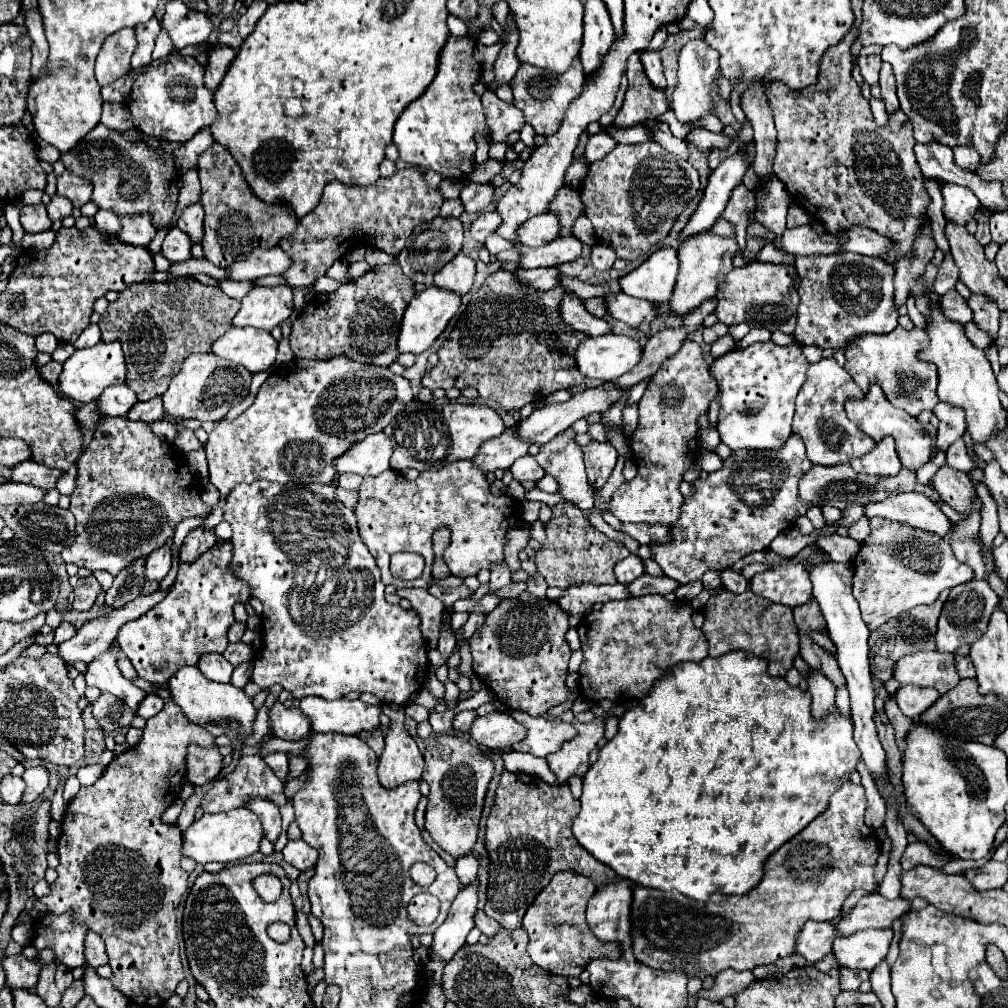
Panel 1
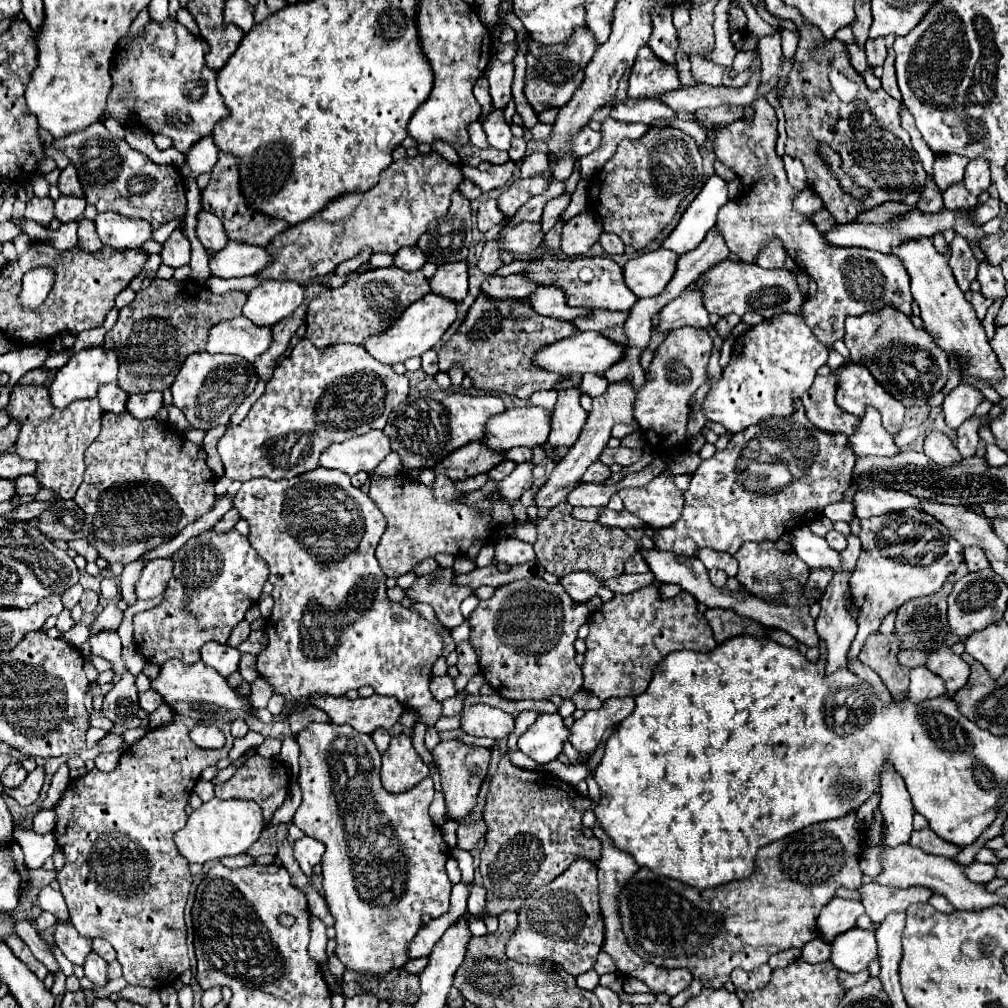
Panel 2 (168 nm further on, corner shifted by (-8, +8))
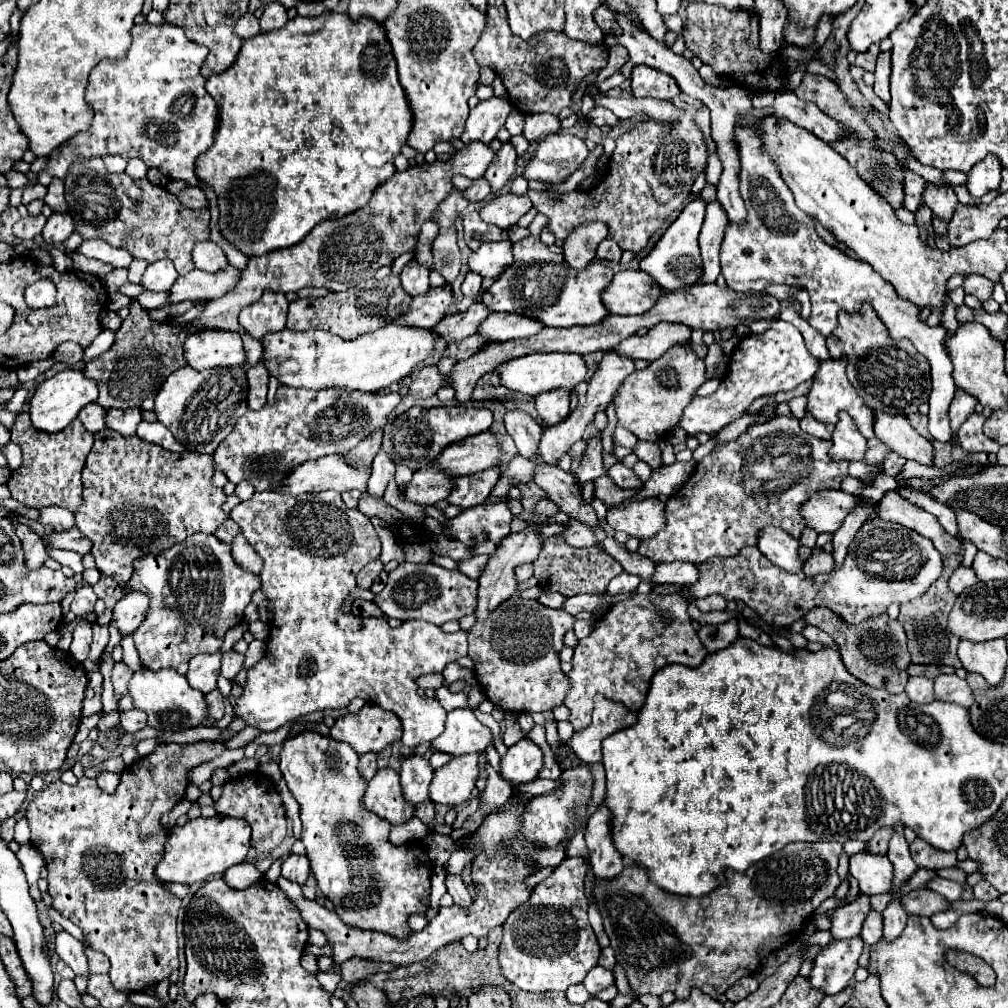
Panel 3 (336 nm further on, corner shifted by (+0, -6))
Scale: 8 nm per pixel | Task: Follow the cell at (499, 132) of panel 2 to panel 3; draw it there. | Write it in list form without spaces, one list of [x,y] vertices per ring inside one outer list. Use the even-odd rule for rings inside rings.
[[[471,142],[451,156],[449,162],[433,162],[411,166],[405,172],[395,172],[391,180],[383,182],[371,202],[365,208],[359,208],[343,218],[323,220],[317,224],[299,244],[267,252],[263,256],[253,256],[247,262],[247,268],[241,274],[239,284],[221,298],[209,300],[205,312],[193,320],[193,324],[203,330],[237,330],[243,336],[247,350],[247,364],[253,366],[263,354],[259,340],[253,340],[239,326],[239,312],[257,302],[265,290],[271,292],[299,292],[301,288],[329,288],[331,292],[343,292],[351,286],[357,286],[363,280],[369,280],[377,268],[391,266],[395,258],[409,252],[417,244],[421,224],[433,220],[439,202],[451,194],[453,174],[463,174],[471,178],[481,178],[495,158],[495,150],[483,142]]]

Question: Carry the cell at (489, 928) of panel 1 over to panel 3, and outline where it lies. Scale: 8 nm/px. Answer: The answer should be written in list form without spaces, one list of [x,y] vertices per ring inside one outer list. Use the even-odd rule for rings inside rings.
[[[447,876],[445,884],[447,884],[447,892],[453,896],[453,900],[455,900],[457,906],[461,906],[461,908],[471,906],[473,900],[471,900],[471,896],[469,896],[469,892],[467,892],[461,876]]]

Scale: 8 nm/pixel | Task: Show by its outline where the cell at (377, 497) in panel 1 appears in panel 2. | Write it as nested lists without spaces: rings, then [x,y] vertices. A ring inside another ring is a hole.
[[[405,474],[371,480],[369,496],[387,518],[387,530],[375,548],[375,558],[387,578],[407,574],[417,562],[439,552],[461,556],[469,550],[471,542],[489,536],[487,526],[491,514],[479,514],[475,508],[457,502],[459,492],[455,490],[455,482],[447,480],[447,476],[435,476],[433,488],[427,488]]]

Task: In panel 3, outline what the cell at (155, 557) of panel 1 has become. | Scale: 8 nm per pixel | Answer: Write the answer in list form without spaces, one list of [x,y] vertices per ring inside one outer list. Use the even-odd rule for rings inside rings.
[[[125,594],[113,608],[113,622],[117,624],[121,634],[133,634],[133,630],[143,622],[147,616],[149,598],[147,594]]]

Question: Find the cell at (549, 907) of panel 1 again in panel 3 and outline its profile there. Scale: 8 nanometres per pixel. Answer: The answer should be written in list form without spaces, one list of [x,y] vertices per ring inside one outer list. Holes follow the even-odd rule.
[[[565,858],[547,880],[535,886],[531,898],[505,920],[499,964],[503,976],[521,990],[565,992],[569,986],[581,984],[587,972],[597,966],[601,948],[587,922],[589,900],[585,896],[585,874],[583,858]]]

